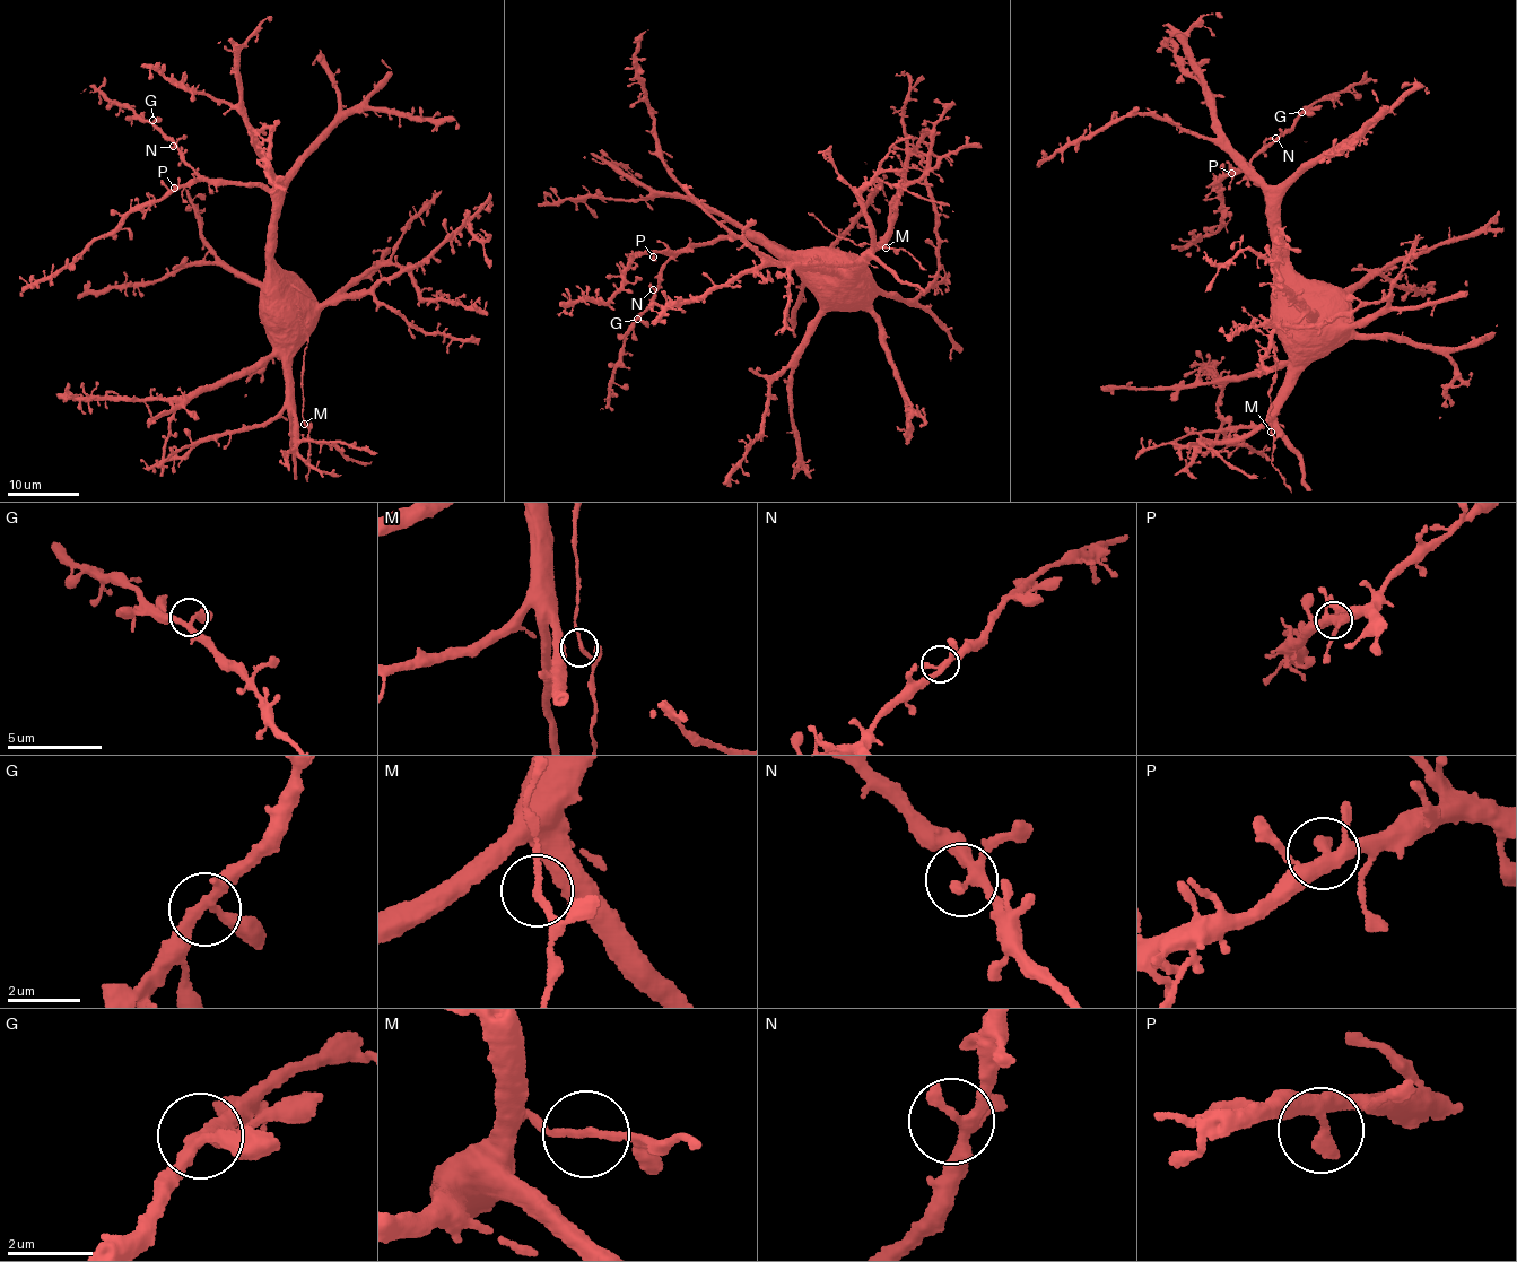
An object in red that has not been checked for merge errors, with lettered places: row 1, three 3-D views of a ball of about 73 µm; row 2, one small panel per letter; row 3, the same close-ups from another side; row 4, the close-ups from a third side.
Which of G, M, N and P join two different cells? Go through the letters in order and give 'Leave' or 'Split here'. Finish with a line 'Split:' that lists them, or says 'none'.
G: Leave
M: Leave
N: Leave
P: Leave
Split: none

